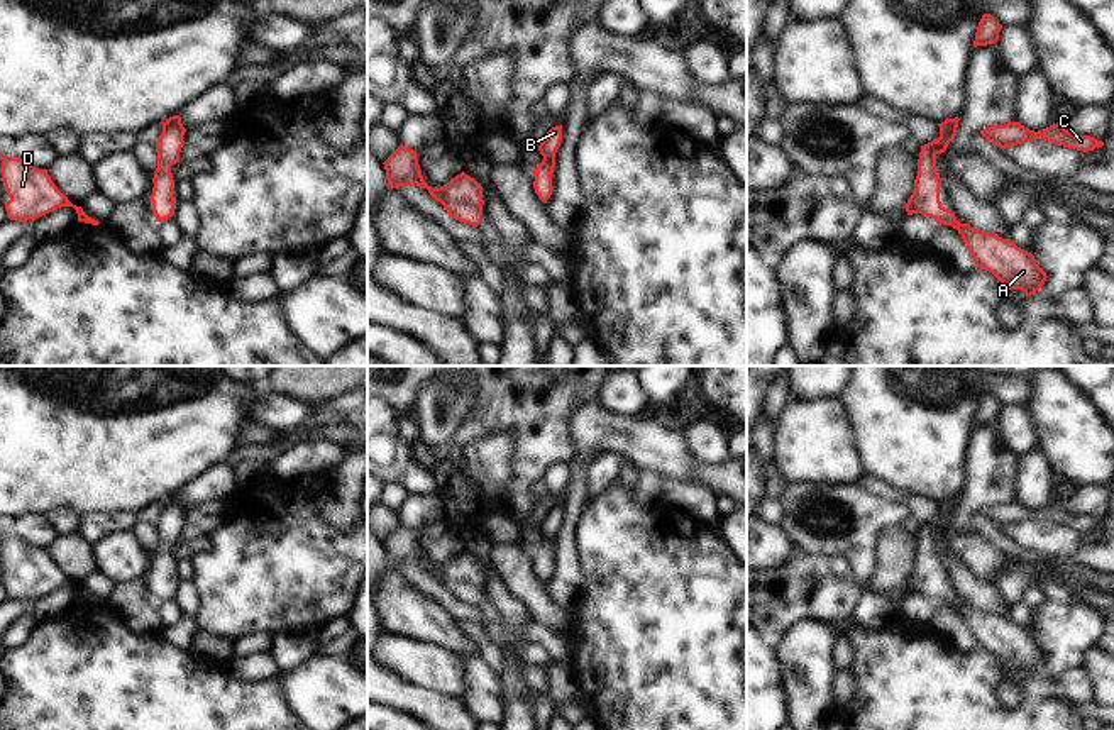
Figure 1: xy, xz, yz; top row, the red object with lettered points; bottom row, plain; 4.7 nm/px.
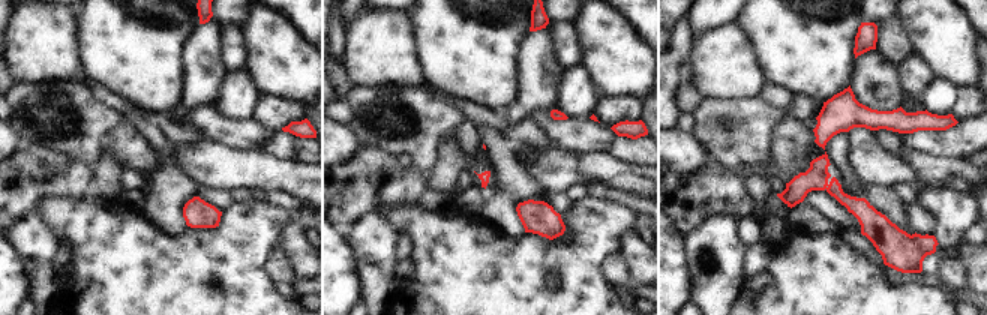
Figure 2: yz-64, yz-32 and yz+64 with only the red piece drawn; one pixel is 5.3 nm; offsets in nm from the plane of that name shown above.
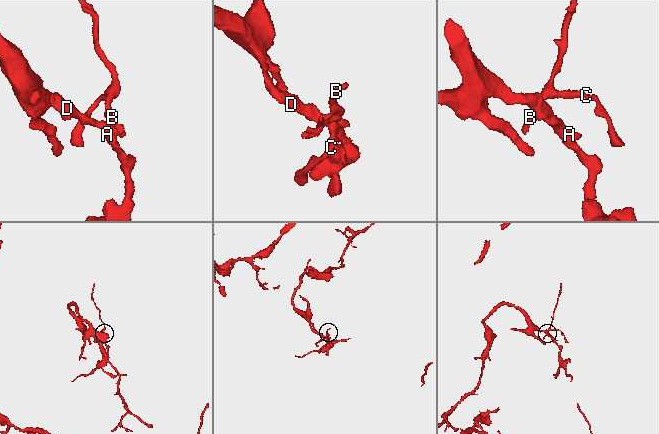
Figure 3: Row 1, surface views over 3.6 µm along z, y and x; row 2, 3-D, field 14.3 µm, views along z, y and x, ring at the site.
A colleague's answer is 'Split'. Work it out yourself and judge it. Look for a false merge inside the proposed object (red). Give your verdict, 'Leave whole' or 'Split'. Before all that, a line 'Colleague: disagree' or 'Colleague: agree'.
Colleague: disagree
Leave whole

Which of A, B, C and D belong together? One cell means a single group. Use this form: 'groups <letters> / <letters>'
groups A B C D

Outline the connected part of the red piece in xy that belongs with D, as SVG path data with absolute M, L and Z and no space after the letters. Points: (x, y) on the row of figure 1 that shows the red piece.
M17 156L2 158L2 180L10 200L5 203L10 220L36 220L56 208L73 207L78 213L78 222L98 225L100 222L88 217L81 207L73 205L64 193L52 183L47 169L39 169L34 164Z

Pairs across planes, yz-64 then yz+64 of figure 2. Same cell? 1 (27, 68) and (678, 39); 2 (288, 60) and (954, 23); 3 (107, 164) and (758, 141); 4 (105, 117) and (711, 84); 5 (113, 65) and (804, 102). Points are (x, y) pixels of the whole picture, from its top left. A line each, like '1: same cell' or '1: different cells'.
1: different cells
2: same cell
3: different cells
4: different cells
5: different cells

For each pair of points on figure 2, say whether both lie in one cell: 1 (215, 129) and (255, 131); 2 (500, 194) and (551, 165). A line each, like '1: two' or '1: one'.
1: one
2: two

